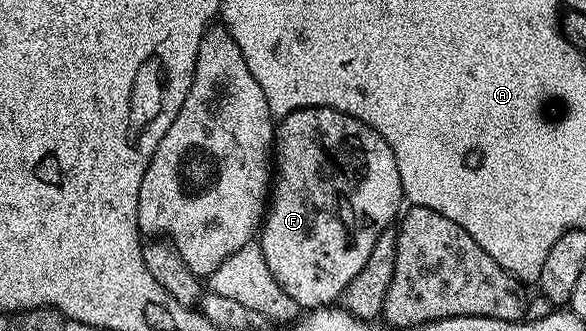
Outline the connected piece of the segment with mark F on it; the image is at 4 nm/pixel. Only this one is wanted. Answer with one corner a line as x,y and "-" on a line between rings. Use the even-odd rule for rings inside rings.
329,107
298,109
282,117
275,130
273,153
273,184
269,190
269,204
257,243
265,255
265,263
269,263
269,271
273,271
273,279
277,279
277,283
283,288
285,295
289,295
289,299
293,299
307,311
330,306
342,298
349,279
353,279
353,275
357,275
357,271
365,267
365,259
369,259
369,251
373,251
373,243
377,243
377,235
381,235
381,231
392,228
393,222
400,216
399,204
404,204
405,198
401,187
401,175
397,171
397,159
393,159
393,151
389,143
385,143
385,139
377,135
377,131
353,119
348,113

